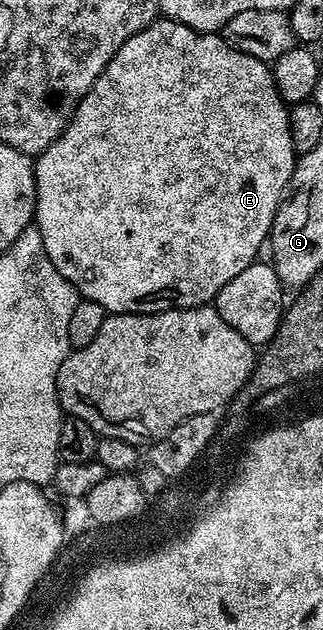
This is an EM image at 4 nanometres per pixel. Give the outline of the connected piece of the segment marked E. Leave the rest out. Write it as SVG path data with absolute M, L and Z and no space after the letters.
M157 18L148 28L133 34L133 38L129 38L129 42L125 42L125 46L121 46L121 50L117 50L117 54L113 54L109 66L105 66L105 70L99 75L97 82L87 91L87 95L79 101L75 112L71 115L71 121L67 124L66 130L34 161L35 218L33 224L34 227L41 230L41 242L45 242L45 254L49 254L49 262L53 262L53 266L57 266L59 273L79 291L82 299L97 302L109 314L118 314L120 312L164 312L170 308L201 308L210 305L214 301L215 296L221 290L221 286L225 286L225 282L233 282L233 278L237 278L237 274L241 274L241 270L245 270L245 266L256 263L258 256L255 255L258 254L259 247L262 244L264 247L268 243L271 227L279 209L279 203L283 200L283 194L287 191L287 184L290 182L291 175L295 169L296 159L297 153L291 137L289 108L277 94L277 86L268 61L258 60L249 54L237 51L233 46L229 46L229 42L223 39L222 35L213 32L198 32L176 20Z

